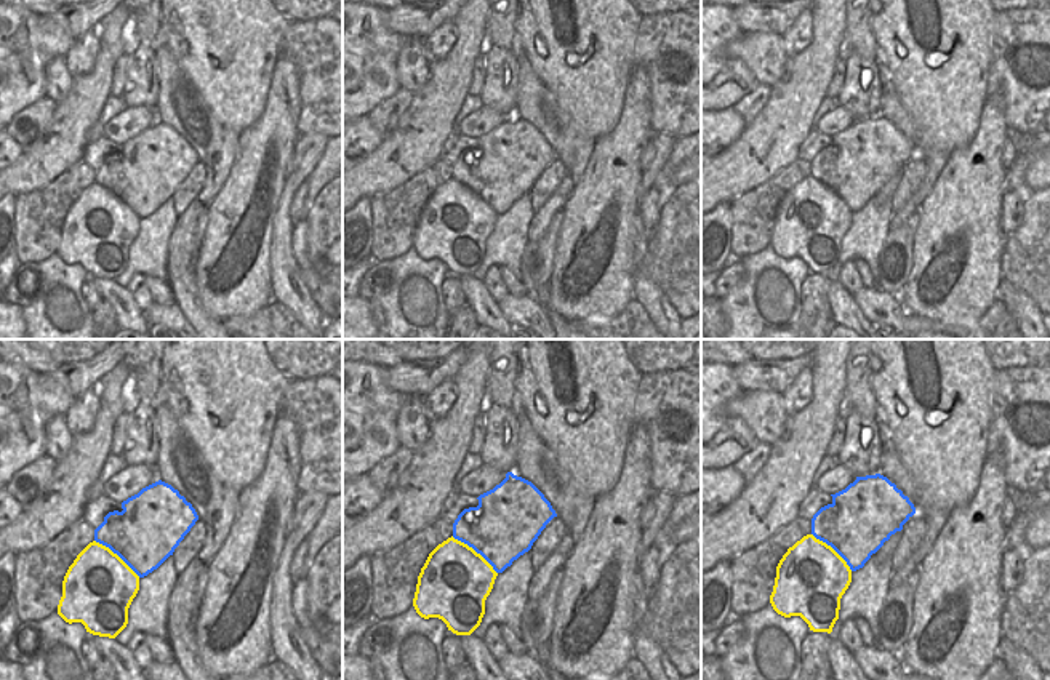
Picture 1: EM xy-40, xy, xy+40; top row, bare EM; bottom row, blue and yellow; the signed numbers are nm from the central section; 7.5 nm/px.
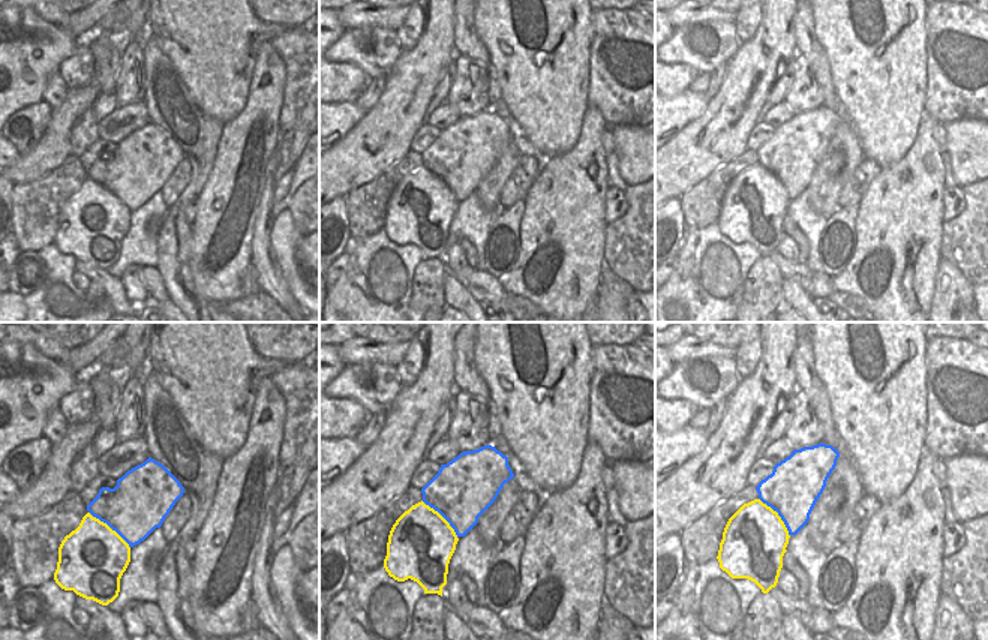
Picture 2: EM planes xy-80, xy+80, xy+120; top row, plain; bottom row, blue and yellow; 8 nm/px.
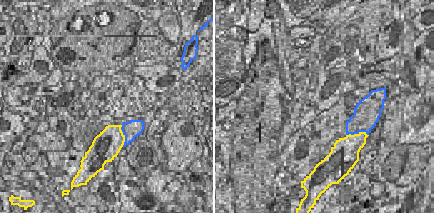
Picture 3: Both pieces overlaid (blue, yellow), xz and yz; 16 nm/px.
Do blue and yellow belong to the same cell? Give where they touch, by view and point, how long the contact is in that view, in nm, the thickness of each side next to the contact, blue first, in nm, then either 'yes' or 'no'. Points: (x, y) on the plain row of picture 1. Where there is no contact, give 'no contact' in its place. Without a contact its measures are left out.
meets blue in xy at (476, 192); contact 440 nm long; 500 nm thick on the blue side, 500 nm on the other; no

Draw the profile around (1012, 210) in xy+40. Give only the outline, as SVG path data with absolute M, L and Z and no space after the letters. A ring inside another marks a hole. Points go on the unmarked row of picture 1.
M1012 190L1004 192L1004 198L1000 202L1000 230L1005 235L1013 234L1024 216L1024 202Z

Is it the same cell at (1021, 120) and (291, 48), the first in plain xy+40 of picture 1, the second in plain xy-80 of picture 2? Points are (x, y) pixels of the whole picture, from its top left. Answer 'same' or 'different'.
same

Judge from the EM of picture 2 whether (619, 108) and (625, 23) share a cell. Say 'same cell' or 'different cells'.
same cell

